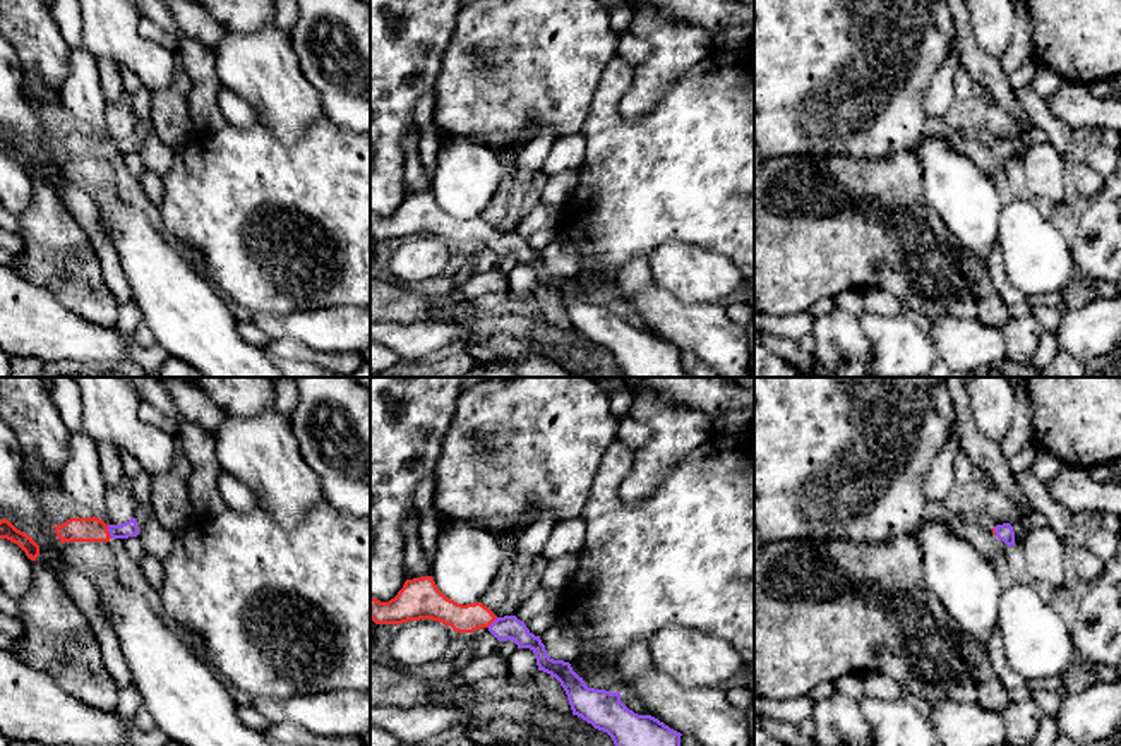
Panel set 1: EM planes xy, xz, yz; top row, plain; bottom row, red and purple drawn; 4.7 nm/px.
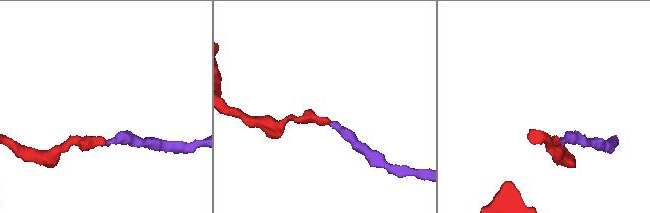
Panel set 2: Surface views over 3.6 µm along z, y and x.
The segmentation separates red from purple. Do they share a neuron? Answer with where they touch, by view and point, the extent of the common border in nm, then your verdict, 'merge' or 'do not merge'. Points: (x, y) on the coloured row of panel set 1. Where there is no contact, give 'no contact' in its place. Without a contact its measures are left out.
xy (108, 532) | 70 nm | merge

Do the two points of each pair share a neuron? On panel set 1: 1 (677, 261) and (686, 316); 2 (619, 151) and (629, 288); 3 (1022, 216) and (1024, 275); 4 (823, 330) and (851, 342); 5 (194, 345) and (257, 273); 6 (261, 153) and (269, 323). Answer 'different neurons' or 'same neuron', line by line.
1: different neurons
2: different neurons
3: same neuron
4: same neuron
5: different neurons
6: different neurons

